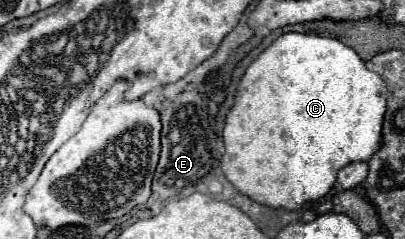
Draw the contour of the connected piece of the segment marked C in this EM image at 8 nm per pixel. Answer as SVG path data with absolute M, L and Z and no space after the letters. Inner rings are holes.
M298 32L282 34L246 68L246 72L244 72L240 84L238 84L236 102L230 108L230 112L226 116L224 130L222 130L222 140L224 140L224 146L226 146L226 152L222 156L222 172L224 172L226 180L240 194L252 198L258 204L272 206L272 208L284 208L284 210L300 210L304 204L316 202L318 198L326 196L332 190L338 170L342 170L344 166L348 166L352 162L368 162L380 150L384 112L386 112L386 86L384 86L384 80L376 72L370 72L366 68L364 60L360 60L360 56L350 46L346 46L340 40L330 38L330 36Z

